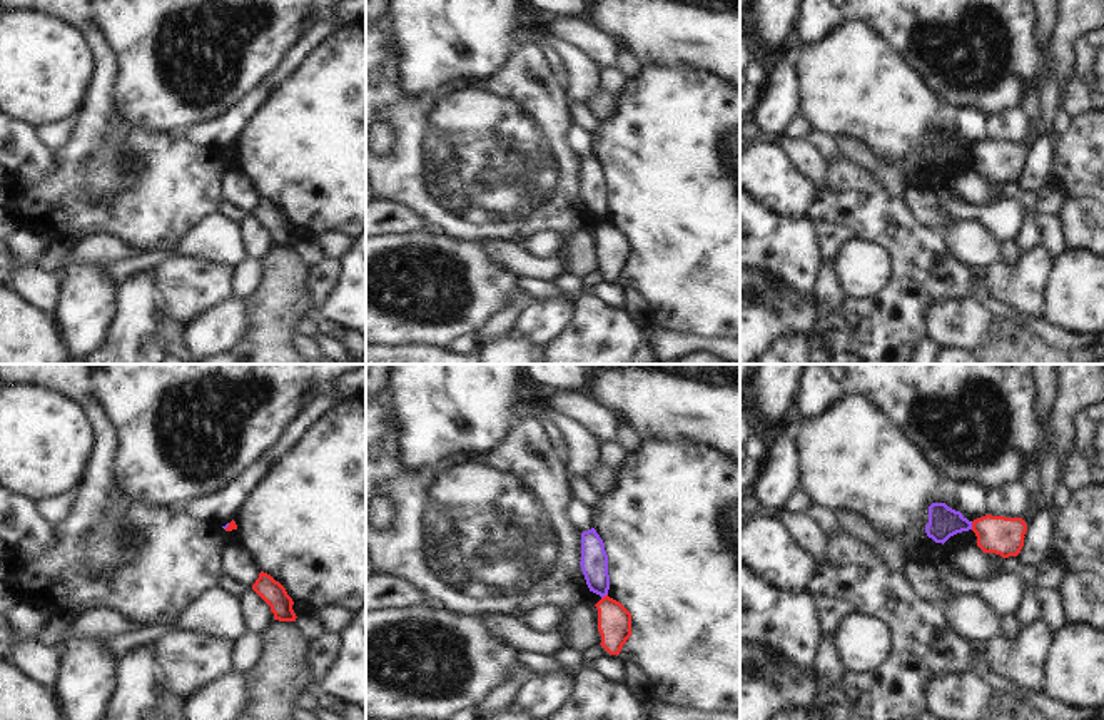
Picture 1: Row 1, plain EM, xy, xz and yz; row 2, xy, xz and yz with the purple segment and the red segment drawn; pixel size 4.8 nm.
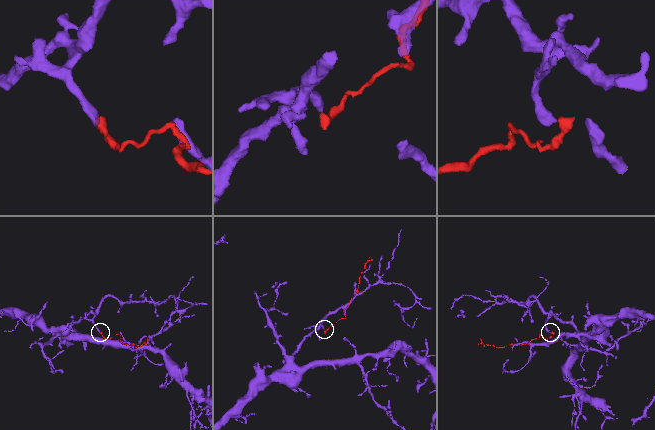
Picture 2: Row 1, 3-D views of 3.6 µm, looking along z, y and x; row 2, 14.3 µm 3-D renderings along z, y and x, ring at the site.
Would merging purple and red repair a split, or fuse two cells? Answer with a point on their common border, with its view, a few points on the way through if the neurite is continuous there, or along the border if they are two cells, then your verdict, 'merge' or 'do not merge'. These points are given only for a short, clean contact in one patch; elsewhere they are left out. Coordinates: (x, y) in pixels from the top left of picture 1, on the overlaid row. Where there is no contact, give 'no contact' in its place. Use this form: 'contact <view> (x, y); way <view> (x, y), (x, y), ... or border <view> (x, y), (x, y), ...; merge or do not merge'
contact yz (971, 525); border yz (971, 522), (972, 528); do not merge

